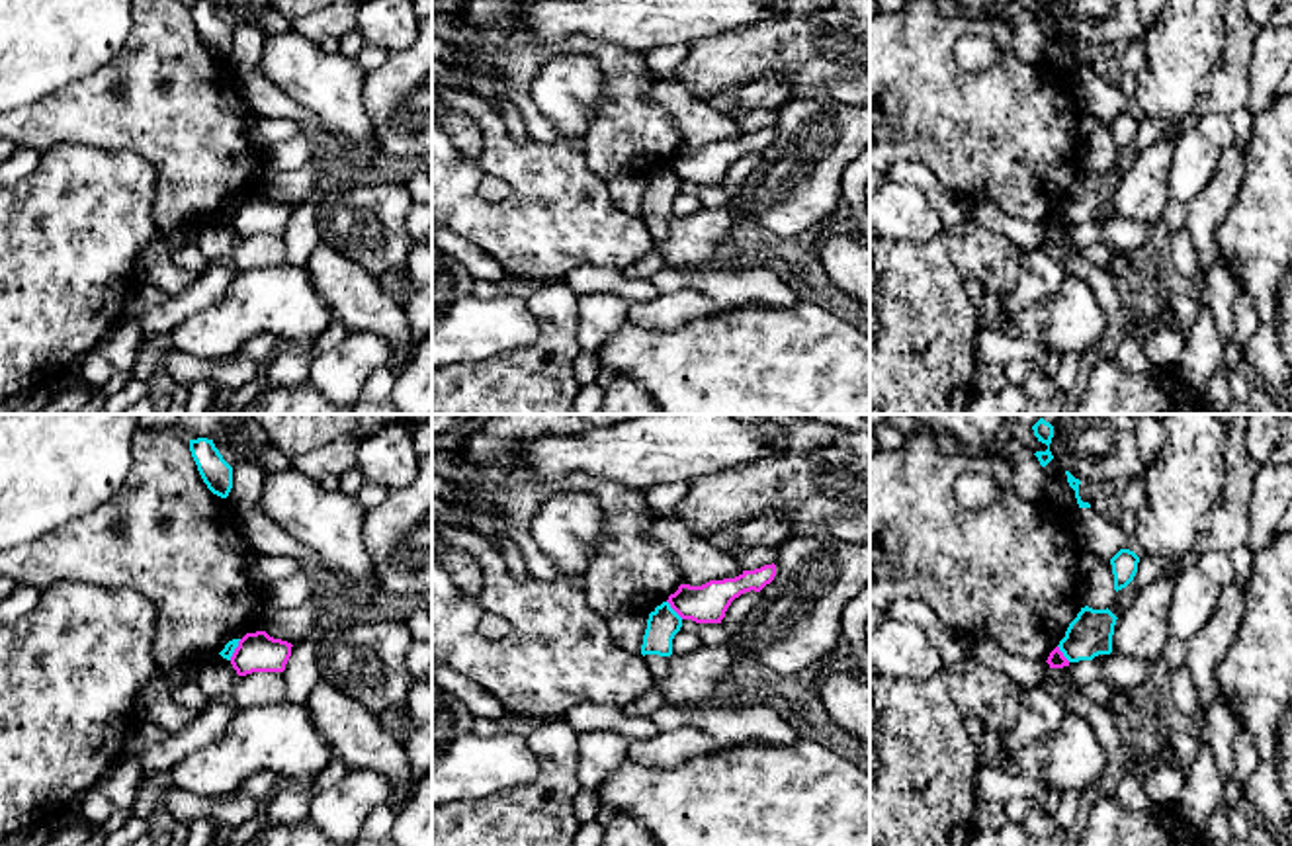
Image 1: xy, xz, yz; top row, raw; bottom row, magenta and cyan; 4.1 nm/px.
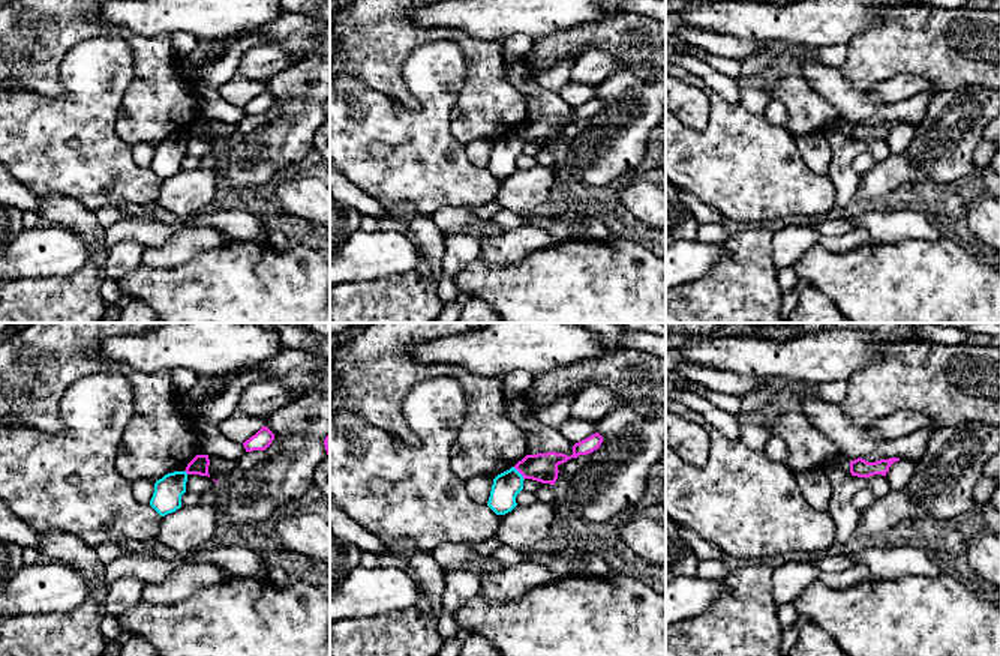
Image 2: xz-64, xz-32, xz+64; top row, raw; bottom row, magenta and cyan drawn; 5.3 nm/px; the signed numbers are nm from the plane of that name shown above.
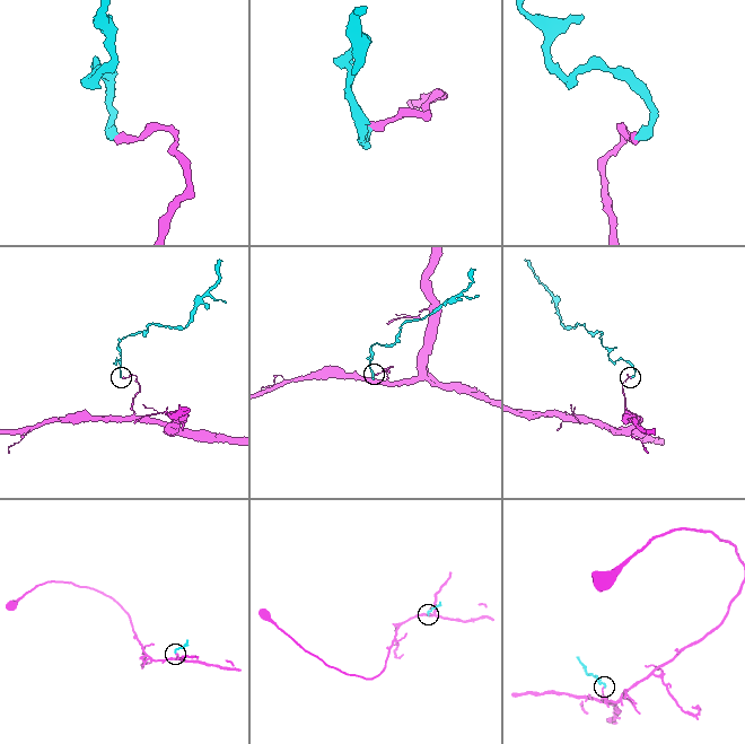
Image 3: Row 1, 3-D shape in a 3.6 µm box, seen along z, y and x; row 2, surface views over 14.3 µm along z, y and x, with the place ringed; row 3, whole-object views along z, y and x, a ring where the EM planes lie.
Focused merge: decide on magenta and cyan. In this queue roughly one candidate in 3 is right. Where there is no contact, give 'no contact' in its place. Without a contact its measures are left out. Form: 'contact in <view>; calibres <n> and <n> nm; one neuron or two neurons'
contact in xy; calibres 160 and 50 nm; two neurons

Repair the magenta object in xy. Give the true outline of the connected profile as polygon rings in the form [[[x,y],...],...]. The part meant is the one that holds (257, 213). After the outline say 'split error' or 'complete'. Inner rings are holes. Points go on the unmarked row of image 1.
[[[266,193],[246,195],[231,219],[238,238],[252,234],[283,234],[291,219],[291,205],[274,201]]]; complete

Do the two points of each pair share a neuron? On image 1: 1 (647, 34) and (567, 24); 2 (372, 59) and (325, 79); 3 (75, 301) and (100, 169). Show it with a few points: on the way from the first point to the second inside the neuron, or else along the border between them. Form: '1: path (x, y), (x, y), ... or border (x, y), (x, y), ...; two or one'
1: path (628, 22), (587, 22); one
2: border (354, 59), (366, 71); two
3: path (75, 268), (75, 225), (98, 202); one

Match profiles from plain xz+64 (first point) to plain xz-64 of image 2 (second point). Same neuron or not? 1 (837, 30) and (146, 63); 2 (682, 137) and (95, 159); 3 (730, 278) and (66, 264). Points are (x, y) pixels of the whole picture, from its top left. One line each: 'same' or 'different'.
1: different
2: same
3: different

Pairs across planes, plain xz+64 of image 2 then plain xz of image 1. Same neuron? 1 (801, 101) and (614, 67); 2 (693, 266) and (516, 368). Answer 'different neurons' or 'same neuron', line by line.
1: same neuron
2: different neurons

